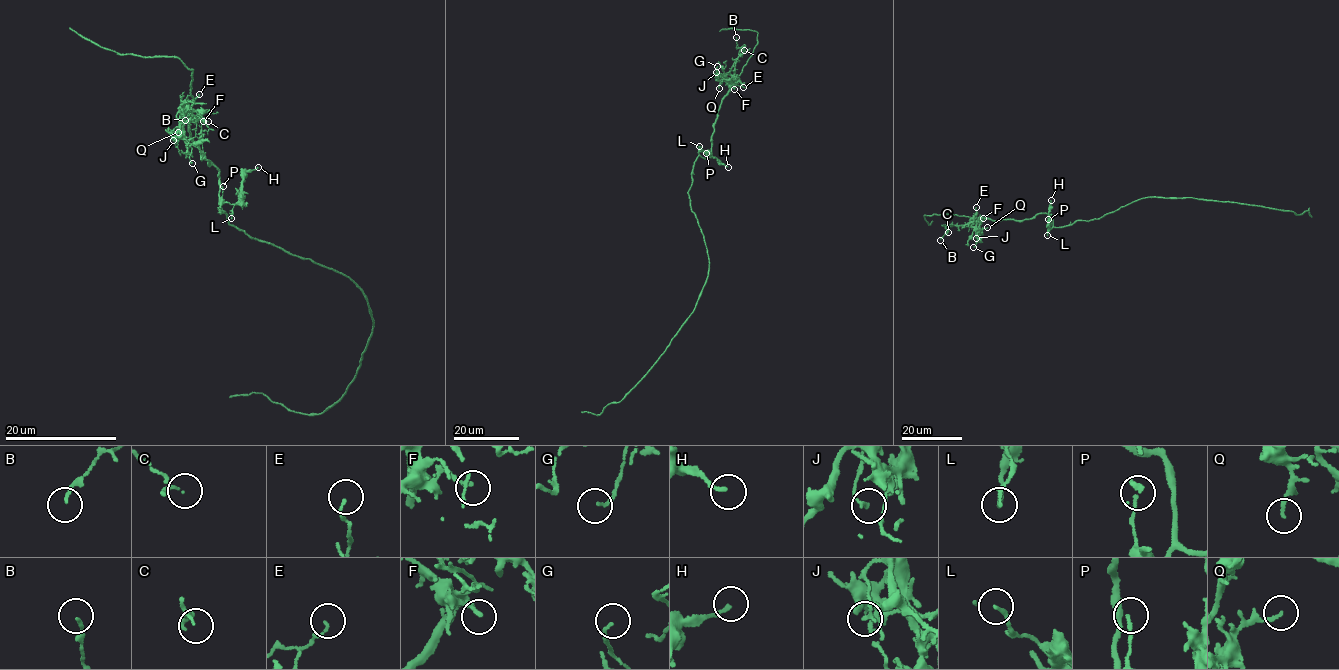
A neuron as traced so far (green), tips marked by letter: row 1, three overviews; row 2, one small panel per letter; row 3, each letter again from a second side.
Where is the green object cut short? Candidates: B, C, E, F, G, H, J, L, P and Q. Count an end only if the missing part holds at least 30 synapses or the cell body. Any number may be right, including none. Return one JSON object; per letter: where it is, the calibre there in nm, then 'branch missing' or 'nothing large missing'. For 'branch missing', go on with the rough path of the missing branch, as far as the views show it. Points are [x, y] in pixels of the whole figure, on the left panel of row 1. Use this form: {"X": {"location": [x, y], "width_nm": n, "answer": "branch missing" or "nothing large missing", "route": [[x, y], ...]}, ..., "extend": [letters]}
{"B": {"location": [185, 120], "width_nm": 100, "answer": "nothing large missing"}, "C": {"location": [208, 121], "width_nm": 70, "answer": "nothing large missing"}, "E": {"location": [199, 94], "width_nm": 110, "answer": "nothing large missing"}, "F": {"location": [203, 121], "width_nm": 160, "answer": "nothing large missing"}, "G": {"location": [192, 163], "width_nm": 120, "answer": "nothing large missing"}, "H": {"location": [258, 167], "width_nm": 170, "answer": "nothing large missing"}, "J": {"location": [173, 140], "width_nm": 140, "answer": "nothing large missing"}, "L": {"location": [231, 218], "width_nm": 150, "answer": "nothing large missing"}, "P": {"location": [223, 186], "width_nm": 130, "answer": "nothing large missing"}, "Q": {"location": [178, 132], "width_nm": 140, "answer": "nothing large missing"}, "extend": []}

